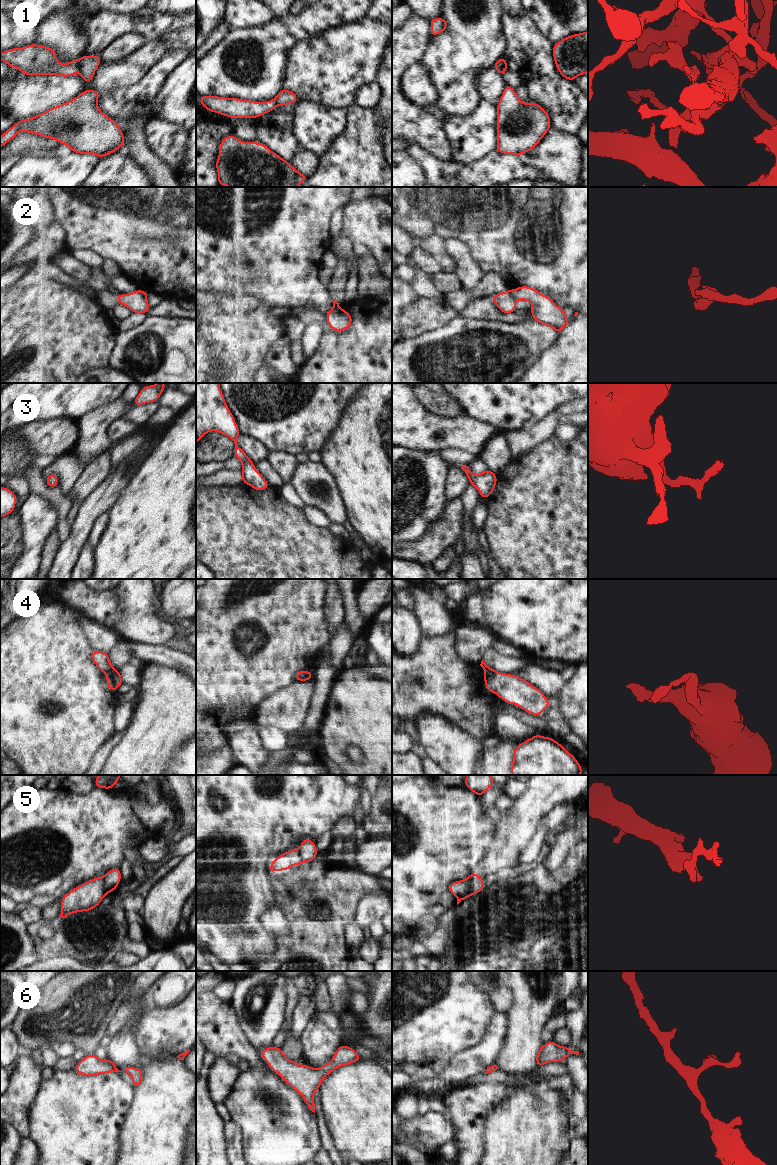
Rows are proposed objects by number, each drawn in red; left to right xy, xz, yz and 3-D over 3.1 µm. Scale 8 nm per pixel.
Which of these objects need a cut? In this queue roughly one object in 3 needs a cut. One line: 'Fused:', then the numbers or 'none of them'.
Fused: 1, 2, 4, 5

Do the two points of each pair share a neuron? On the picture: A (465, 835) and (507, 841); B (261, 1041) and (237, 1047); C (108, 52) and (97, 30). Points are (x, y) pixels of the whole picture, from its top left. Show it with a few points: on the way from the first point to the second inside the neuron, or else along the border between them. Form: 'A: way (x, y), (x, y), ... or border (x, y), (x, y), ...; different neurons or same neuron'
A: border (499, 827), (499, 832), (490, 850), (481, 859); different neurons
B: border (240, 1023), (247, 1037), (259, 1052); different neurons
C: border (125, 33), (115, 38), (99, 54); different neurons

